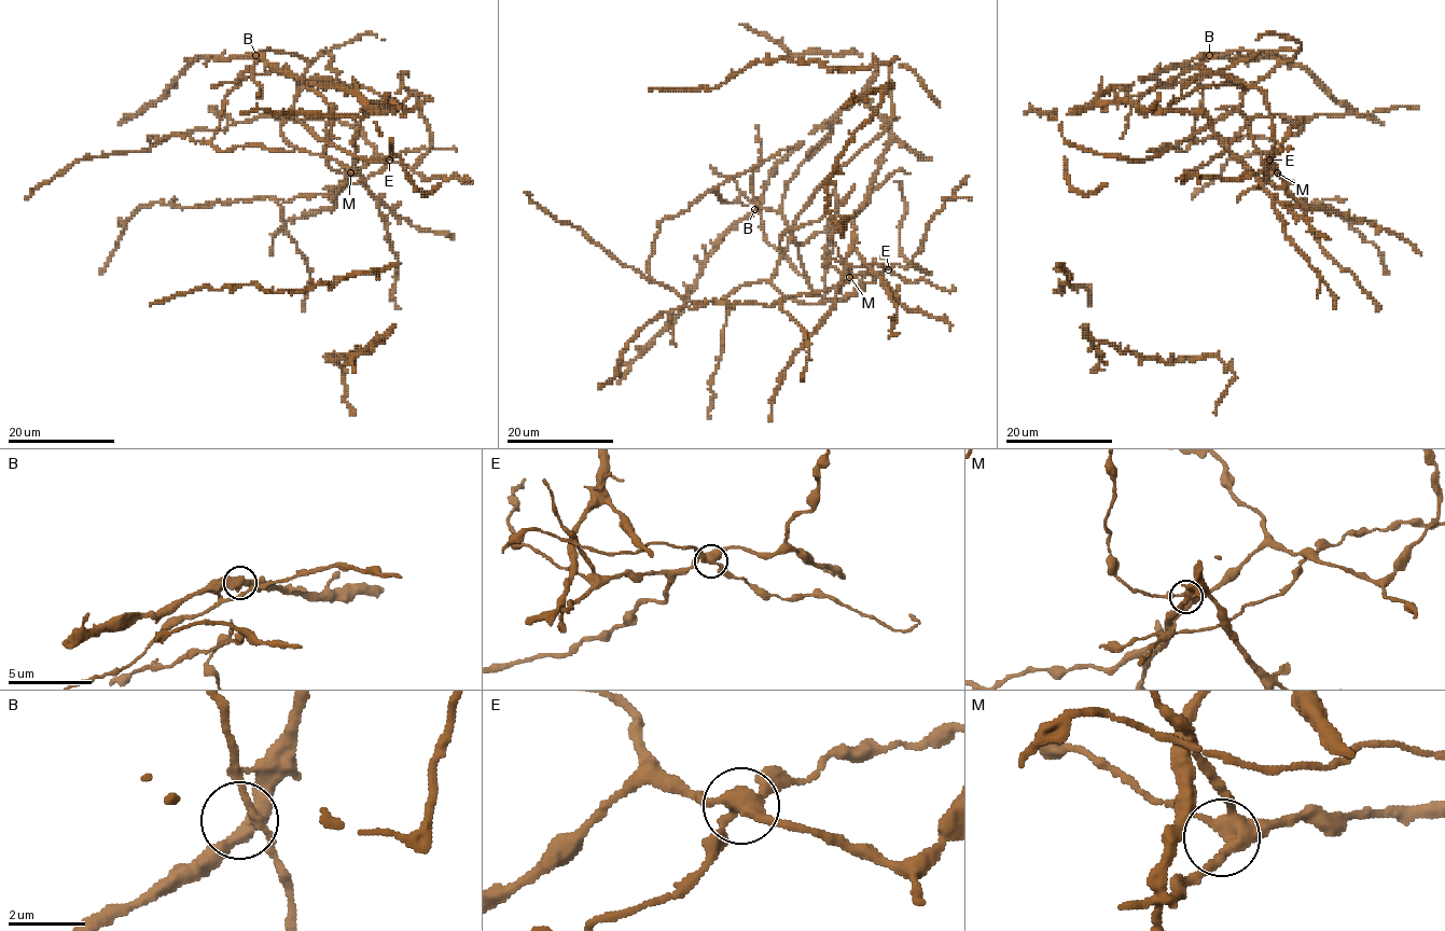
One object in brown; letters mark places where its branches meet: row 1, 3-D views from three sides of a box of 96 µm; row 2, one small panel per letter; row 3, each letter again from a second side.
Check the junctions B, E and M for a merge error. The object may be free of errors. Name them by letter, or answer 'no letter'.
E

